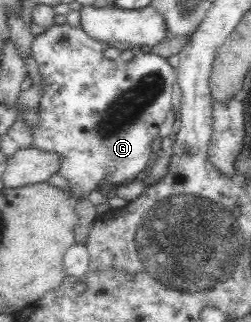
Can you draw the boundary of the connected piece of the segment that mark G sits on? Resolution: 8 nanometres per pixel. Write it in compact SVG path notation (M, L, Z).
M69 23L45 28L43 34L35 35L31 43L30 50L45 85L43 98L37 106L39 126L33 130L33 146L61 155L58 174L69 182L73 203L78 196L87 197L89 191L100 190L97 187L102 182L119 186L132 181L153 158L151 142L158 136L159 127L172 109L171 92L177 82L177 71L169 60L155 52L144 52L139 45L129 44L122 47L132 48L134 55L131 61L112 60L103 53L110 45L91 38L80 27Z

